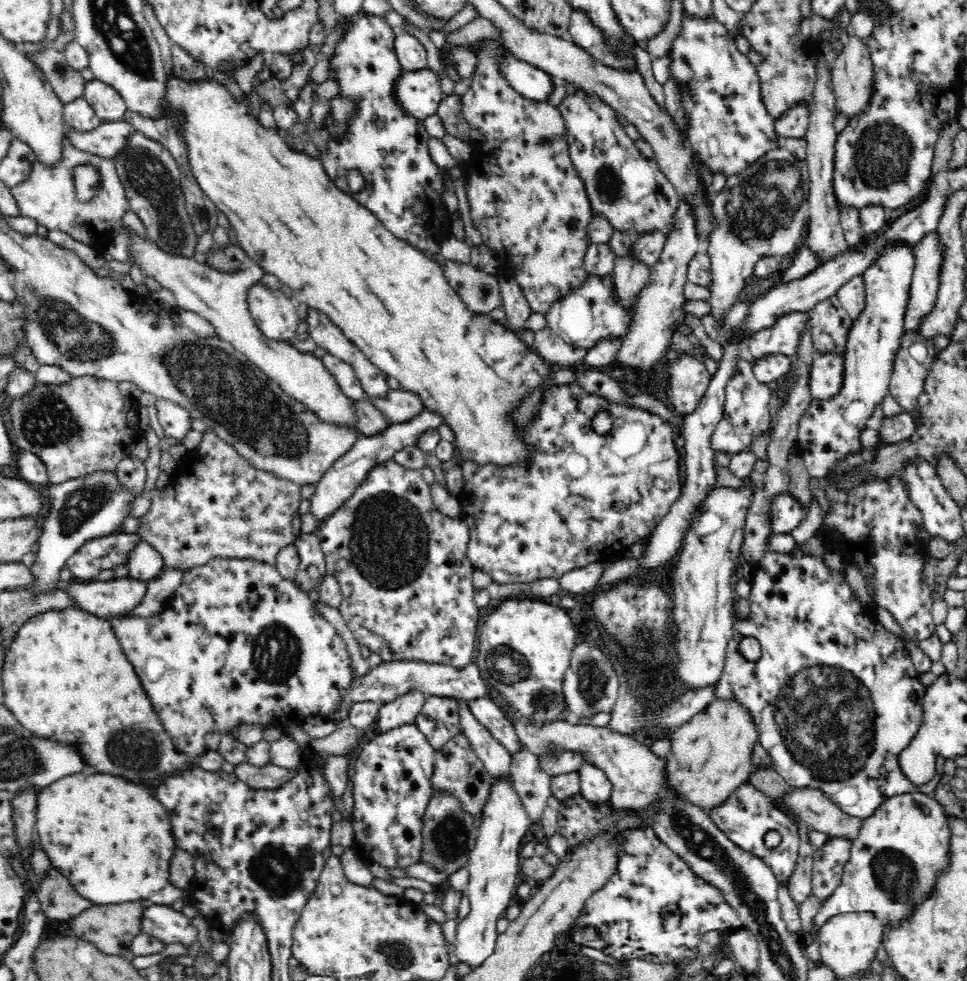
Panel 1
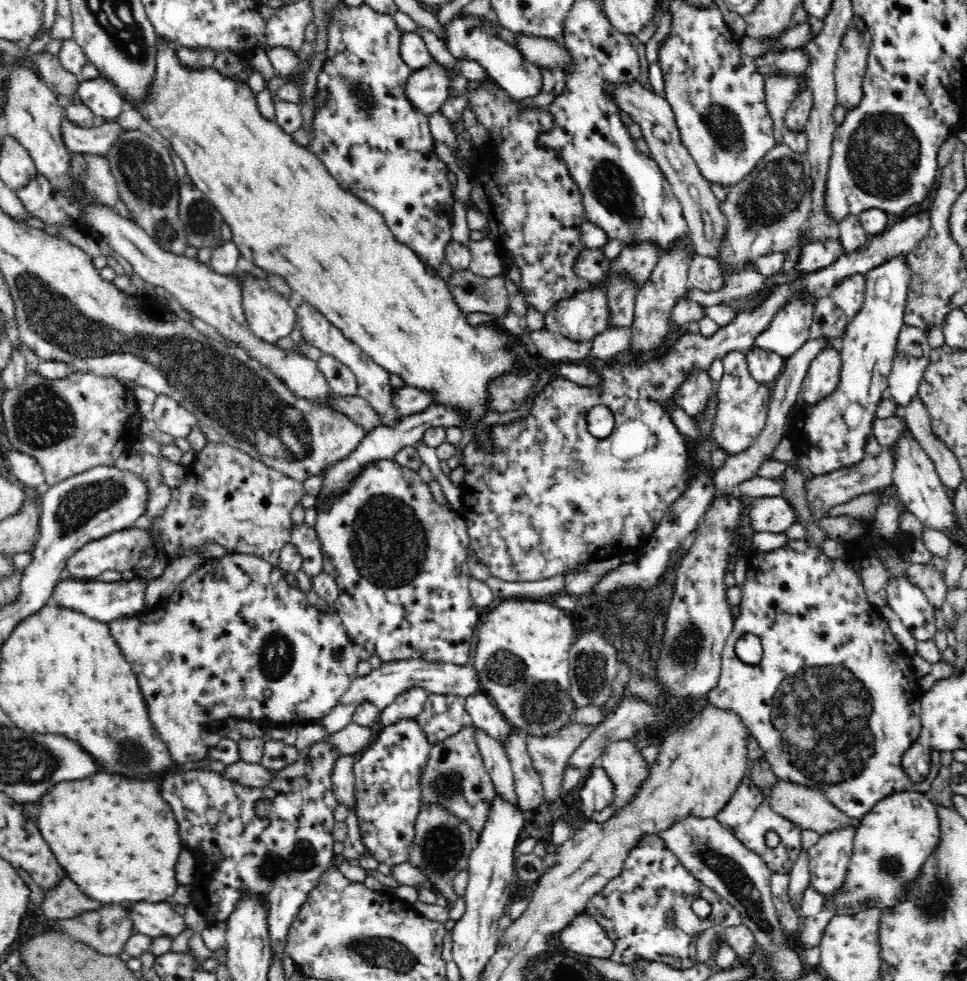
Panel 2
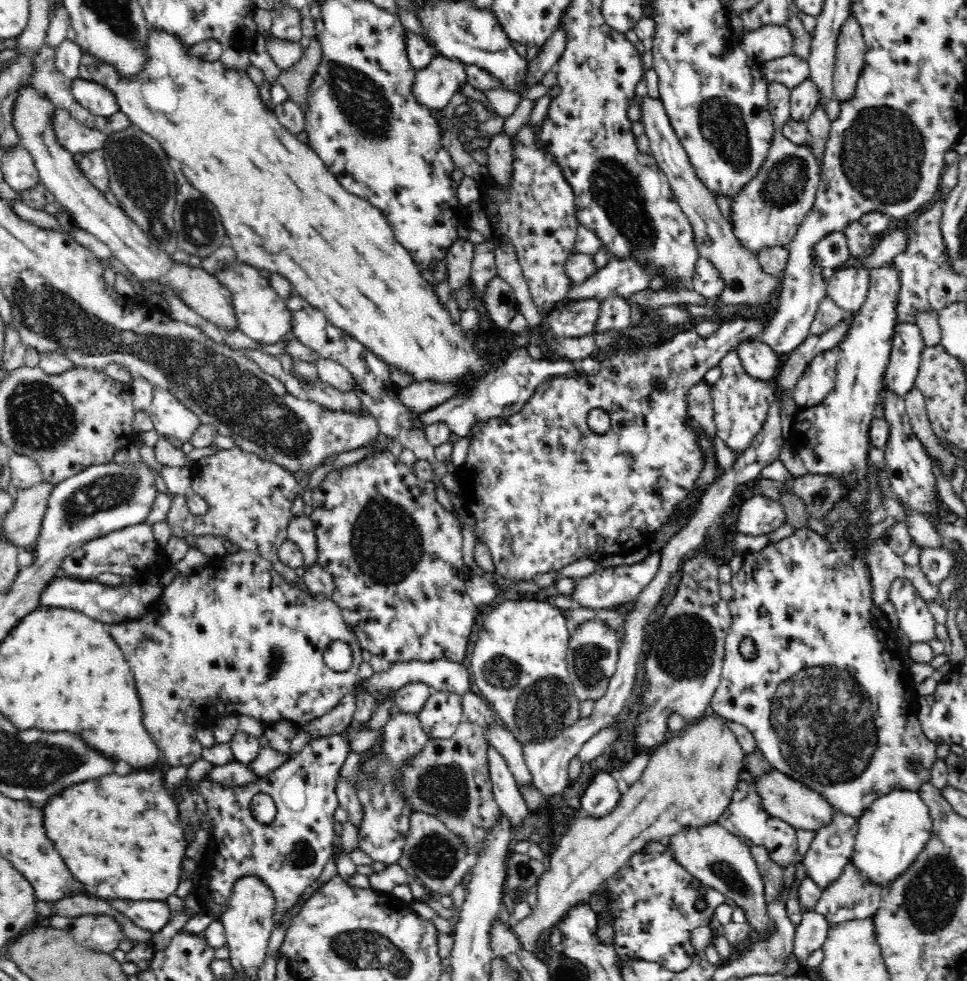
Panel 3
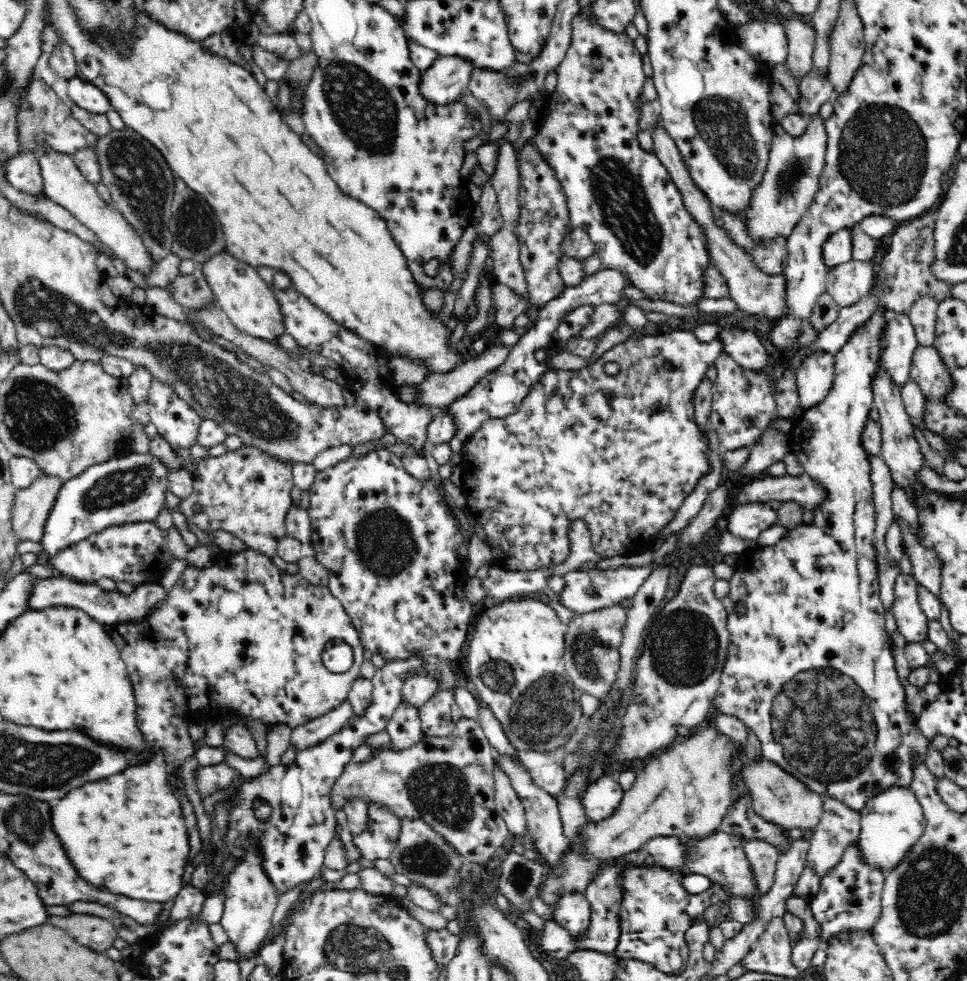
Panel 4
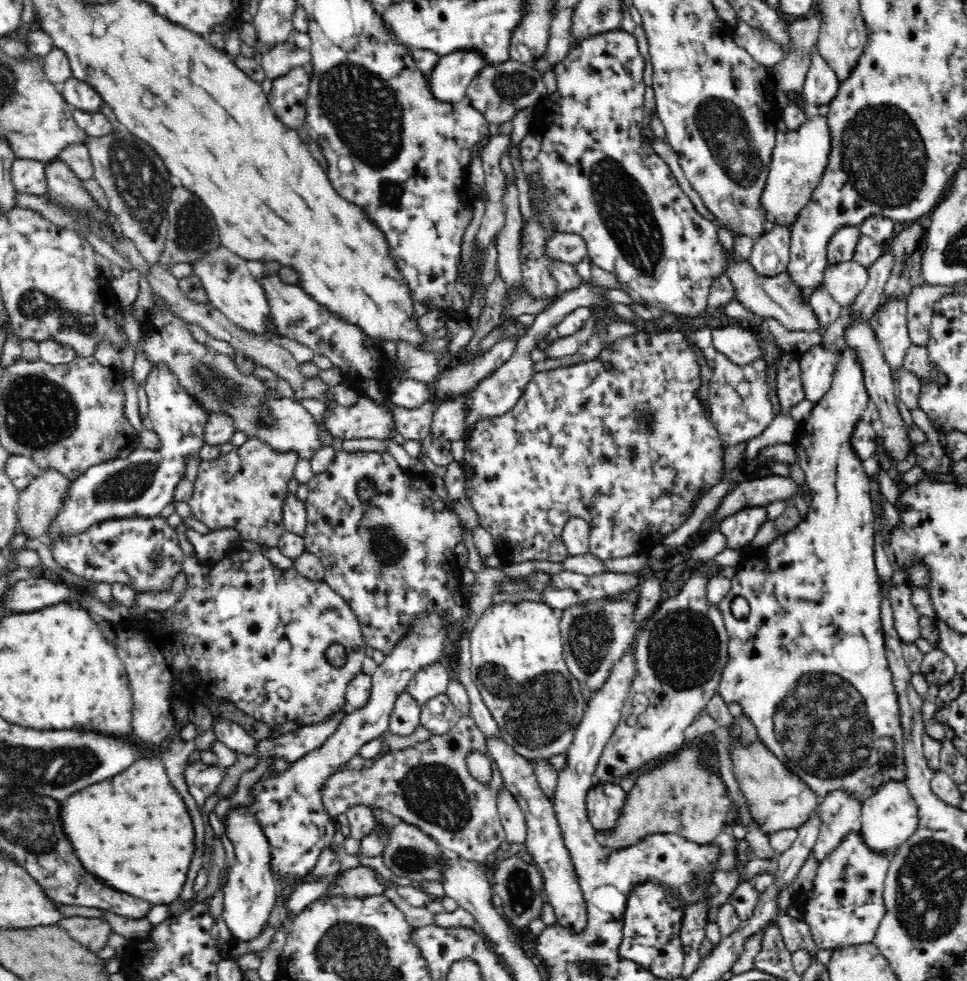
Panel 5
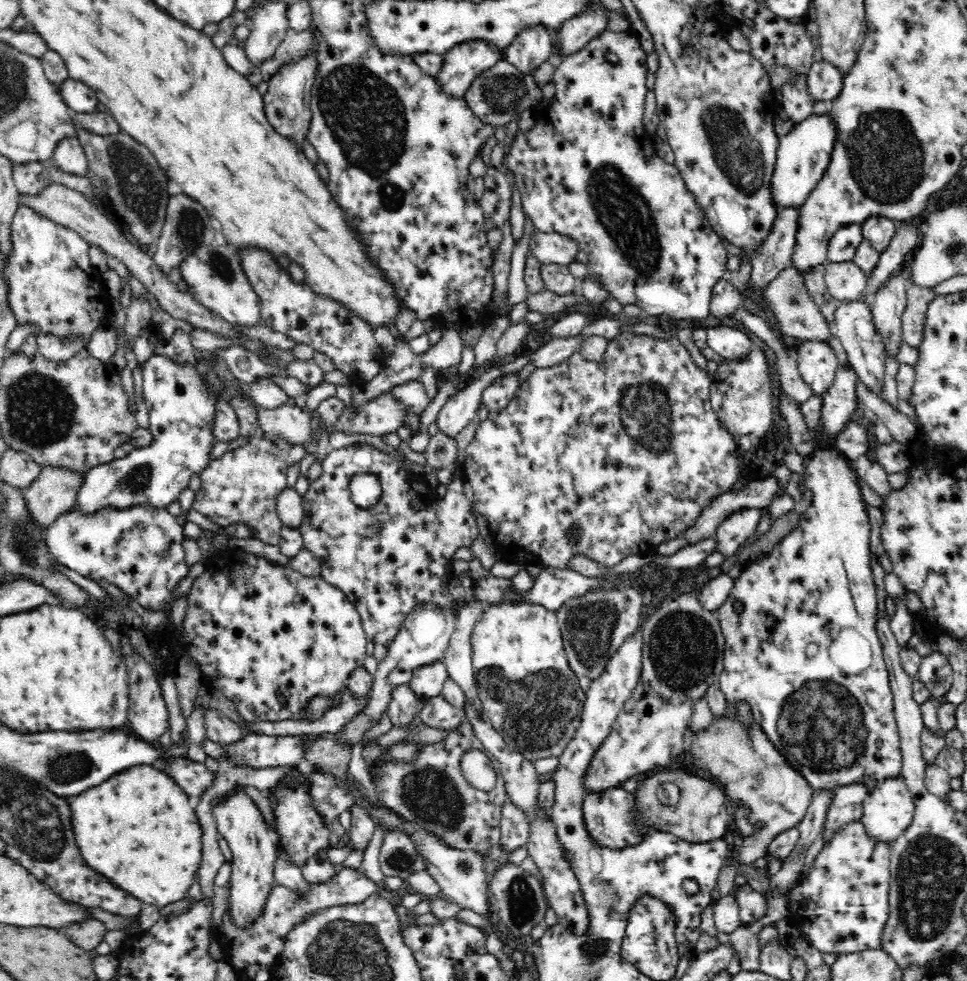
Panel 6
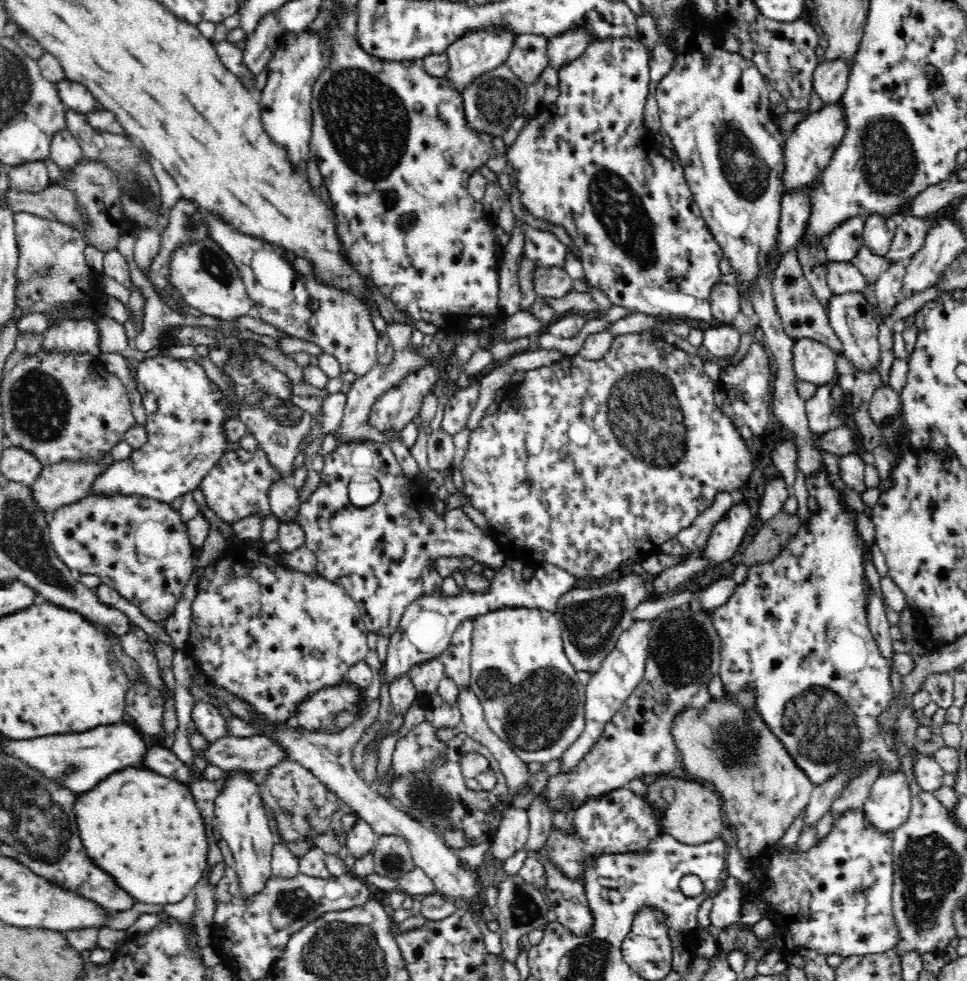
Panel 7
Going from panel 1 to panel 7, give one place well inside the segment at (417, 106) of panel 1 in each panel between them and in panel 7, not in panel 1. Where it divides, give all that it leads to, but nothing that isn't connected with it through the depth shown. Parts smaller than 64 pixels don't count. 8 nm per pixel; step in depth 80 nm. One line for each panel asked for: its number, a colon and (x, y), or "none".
2: (426, 89)
3: (434, 86)
4: (442, 84)
5: (448, 82)
6: (462, 65)
7: (477, 53)

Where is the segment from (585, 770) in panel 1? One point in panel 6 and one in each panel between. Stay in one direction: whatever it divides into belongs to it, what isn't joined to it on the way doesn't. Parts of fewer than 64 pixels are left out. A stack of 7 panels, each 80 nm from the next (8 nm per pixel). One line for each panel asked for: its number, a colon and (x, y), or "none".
2: (597, 793)
3: (601, 795)
4: (600, 798)
5: (604, 800)
6: (607, 813)

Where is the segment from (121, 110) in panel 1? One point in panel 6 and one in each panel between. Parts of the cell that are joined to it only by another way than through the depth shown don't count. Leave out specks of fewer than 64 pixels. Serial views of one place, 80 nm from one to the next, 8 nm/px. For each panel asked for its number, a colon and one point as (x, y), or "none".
2: (106, 102)
3: (99, 100)
4: (88, 96)
5: (83, 96)
6: (80, 98)

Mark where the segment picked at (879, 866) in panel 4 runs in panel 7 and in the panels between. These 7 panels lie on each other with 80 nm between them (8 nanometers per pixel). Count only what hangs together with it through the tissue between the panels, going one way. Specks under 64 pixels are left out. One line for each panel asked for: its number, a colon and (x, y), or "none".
5: (889, 818)
6: (888, 811)
7: (888, 806)

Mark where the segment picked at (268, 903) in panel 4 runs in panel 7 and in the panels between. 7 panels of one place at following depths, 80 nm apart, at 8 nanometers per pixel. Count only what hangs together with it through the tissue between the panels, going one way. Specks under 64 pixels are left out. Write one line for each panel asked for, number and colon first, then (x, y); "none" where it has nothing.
5: (250, 893)
6: (239, 821)
7: (242, 820)

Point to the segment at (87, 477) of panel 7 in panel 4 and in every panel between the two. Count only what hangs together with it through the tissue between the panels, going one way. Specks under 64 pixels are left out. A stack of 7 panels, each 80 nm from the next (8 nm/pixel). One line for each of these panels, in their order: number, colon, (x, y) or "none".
4: (31, 505)
5: (37, 504)
6: (52, 494)

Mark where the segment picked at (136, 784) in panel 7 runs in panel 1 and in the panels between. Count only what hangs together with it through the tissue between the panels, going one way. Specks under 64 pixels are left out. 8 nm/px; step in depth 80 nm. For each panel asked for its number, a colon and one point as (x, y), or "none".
1: (109, 838)
2: (114, 837)
3: (121, 837)
4: (125, 835)
5: (133, 832)
6: (131, 829)

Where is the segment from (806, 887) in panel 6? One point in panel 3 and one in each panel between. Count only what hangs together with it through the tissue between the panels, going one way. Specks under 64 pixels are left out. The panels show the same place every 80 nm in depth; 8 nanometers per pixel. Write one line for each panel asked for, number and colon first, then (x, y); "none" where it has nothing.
3: (849, 897)
4: (849, 897)
5: (846, 905)

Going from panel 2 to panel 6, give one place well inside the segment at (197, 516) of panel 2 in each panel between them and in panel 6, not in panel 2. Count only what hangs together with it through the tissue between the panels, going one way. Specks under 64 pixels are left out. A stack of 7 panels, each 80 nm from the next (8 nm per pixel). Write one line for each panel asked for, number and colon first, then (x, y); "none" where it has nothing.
3: (249, 500)
4: (246, 492)
5: (245, 489)
6: (241, 486)

